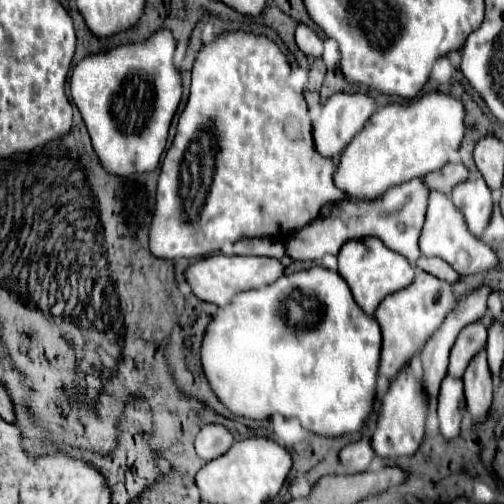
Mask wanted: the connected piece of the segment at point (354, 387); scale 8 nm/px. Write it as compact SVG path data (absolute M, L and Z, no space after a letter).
M326 267L312 269L286 275L262 289L242 291L224 309L218 309L206 327L200 345L200 363L210 389L232 415L262 421L278 413L284 419L296 417L304 429L316 435L340 437L360 431L372 413L382 333L376 319L368 317L356 305L348 283L336 271L330 271Z

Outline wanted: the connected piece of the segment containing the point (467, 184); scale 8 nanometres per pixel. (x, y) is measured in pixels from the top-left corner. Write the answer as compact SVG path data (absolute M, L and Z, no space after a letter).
M468 179L454 187L450 193L454 207L458 207L470 227L470 233L480 237L490 223L492 197L484 179Z

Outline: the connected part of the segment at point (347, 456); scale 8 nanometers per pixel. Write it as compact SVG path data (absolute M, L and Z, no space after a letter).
M364 433L360 441L350 443L340 451L340 463L348 469L348 473L362 473L370 467L370 461L376 455L370 437L372 437L370 433Z

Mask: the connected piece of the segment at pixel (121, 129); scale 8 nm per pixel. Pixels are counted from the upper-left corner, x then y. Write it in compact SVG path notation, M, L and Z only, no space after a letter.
M160 29L142 45L122 45L112 51L82 59L70 79L70 97L88 127L92 147L106 173L130 177L134 173L154 171L168 143L168 129L182 97L180 73L174 67L174 37L168 29Z

